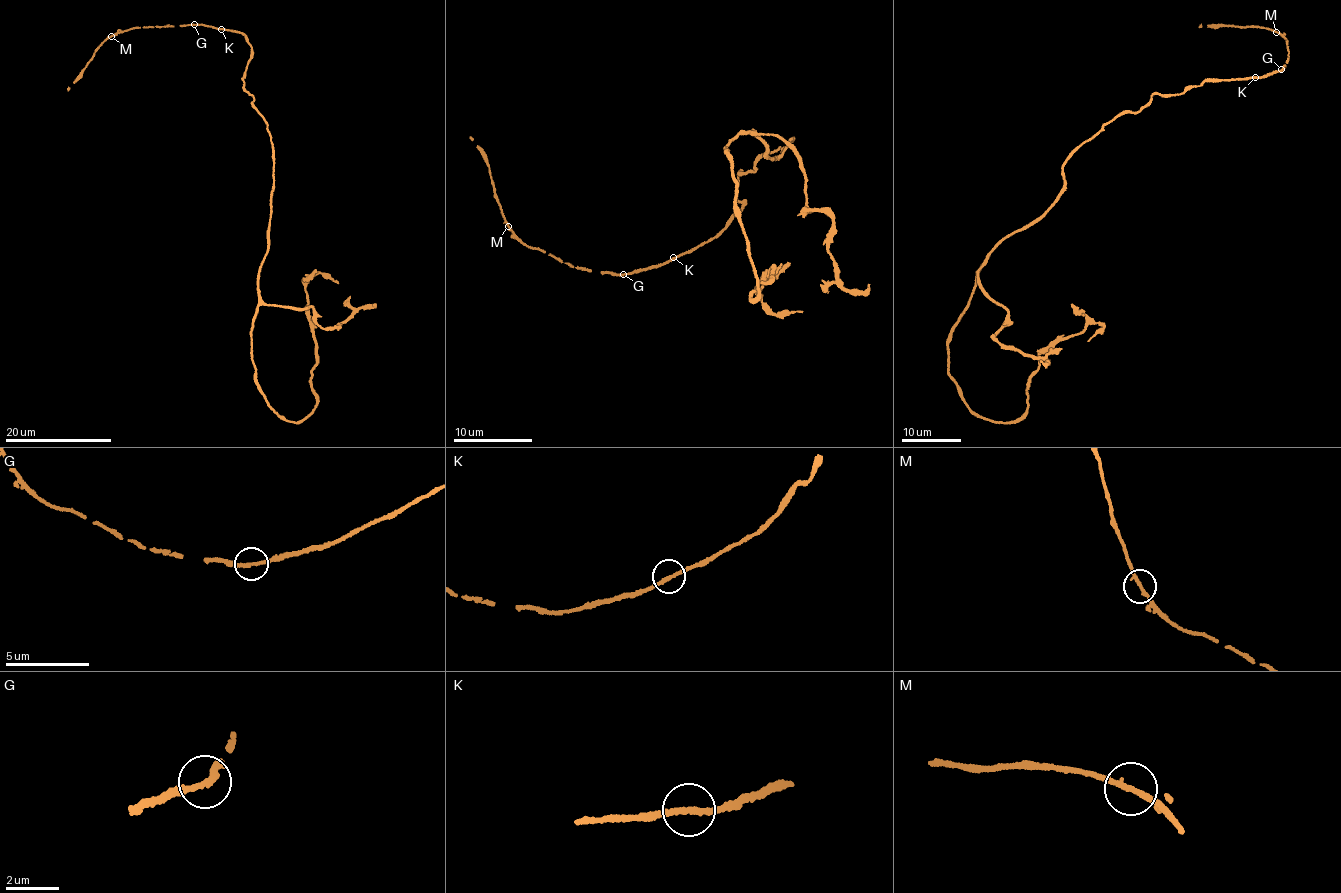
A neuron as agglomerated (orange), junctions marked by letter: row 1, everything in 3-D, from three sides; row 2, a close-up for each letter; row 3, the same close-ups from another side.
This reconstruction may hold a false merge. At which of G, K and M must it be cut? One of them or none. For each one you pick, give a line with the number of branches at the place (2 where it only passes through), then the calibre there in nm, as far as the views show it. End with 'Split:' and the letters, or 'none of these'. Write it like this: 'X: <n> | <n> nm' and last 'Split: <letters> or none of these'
Split: none of these

